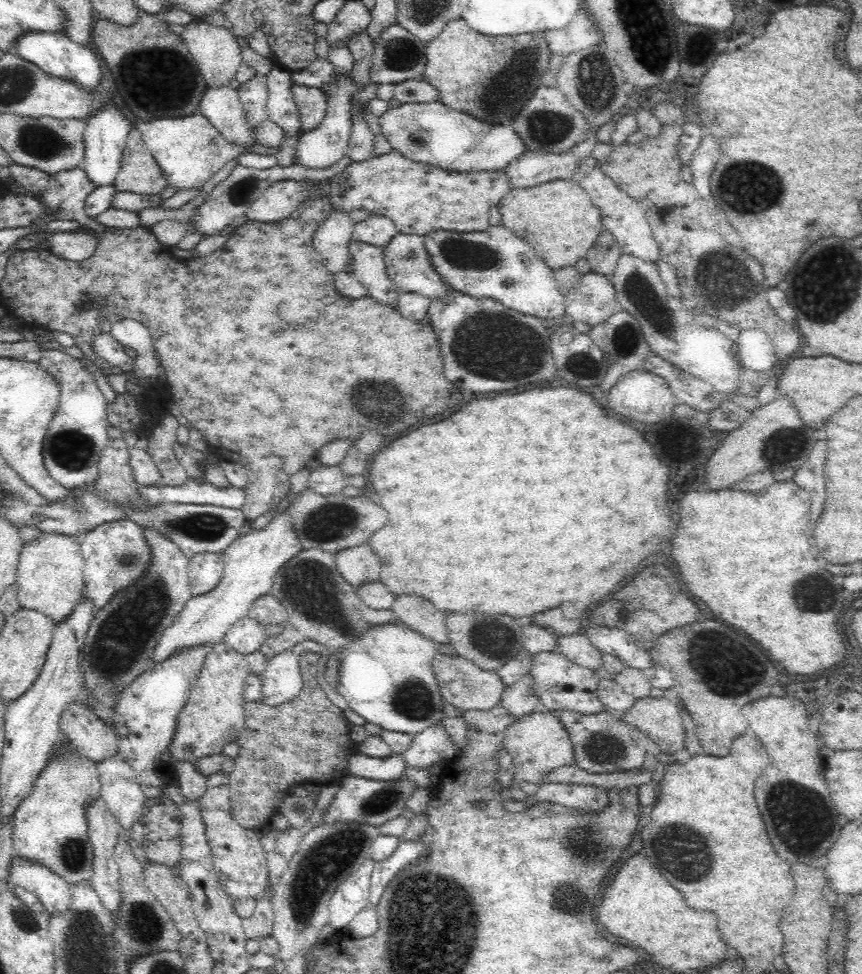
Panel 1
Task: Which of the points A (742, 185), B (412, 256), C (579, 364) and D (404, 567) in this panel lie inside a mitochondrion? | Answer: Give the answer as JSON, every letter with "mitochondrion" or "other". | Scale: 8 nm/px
{"A":"mitochondrion","B":"mitochondrion","C":"mitochondrion","D":"other"}

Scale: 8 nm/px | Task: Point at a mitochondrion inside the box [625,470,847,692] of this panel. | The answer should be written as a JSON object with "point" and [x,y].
{"point":[813,594]}

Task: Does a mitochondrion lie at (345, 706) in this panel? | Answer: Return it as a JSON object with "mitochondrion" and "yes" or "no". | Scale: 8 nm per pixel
{"mitochondrion":"no"}

